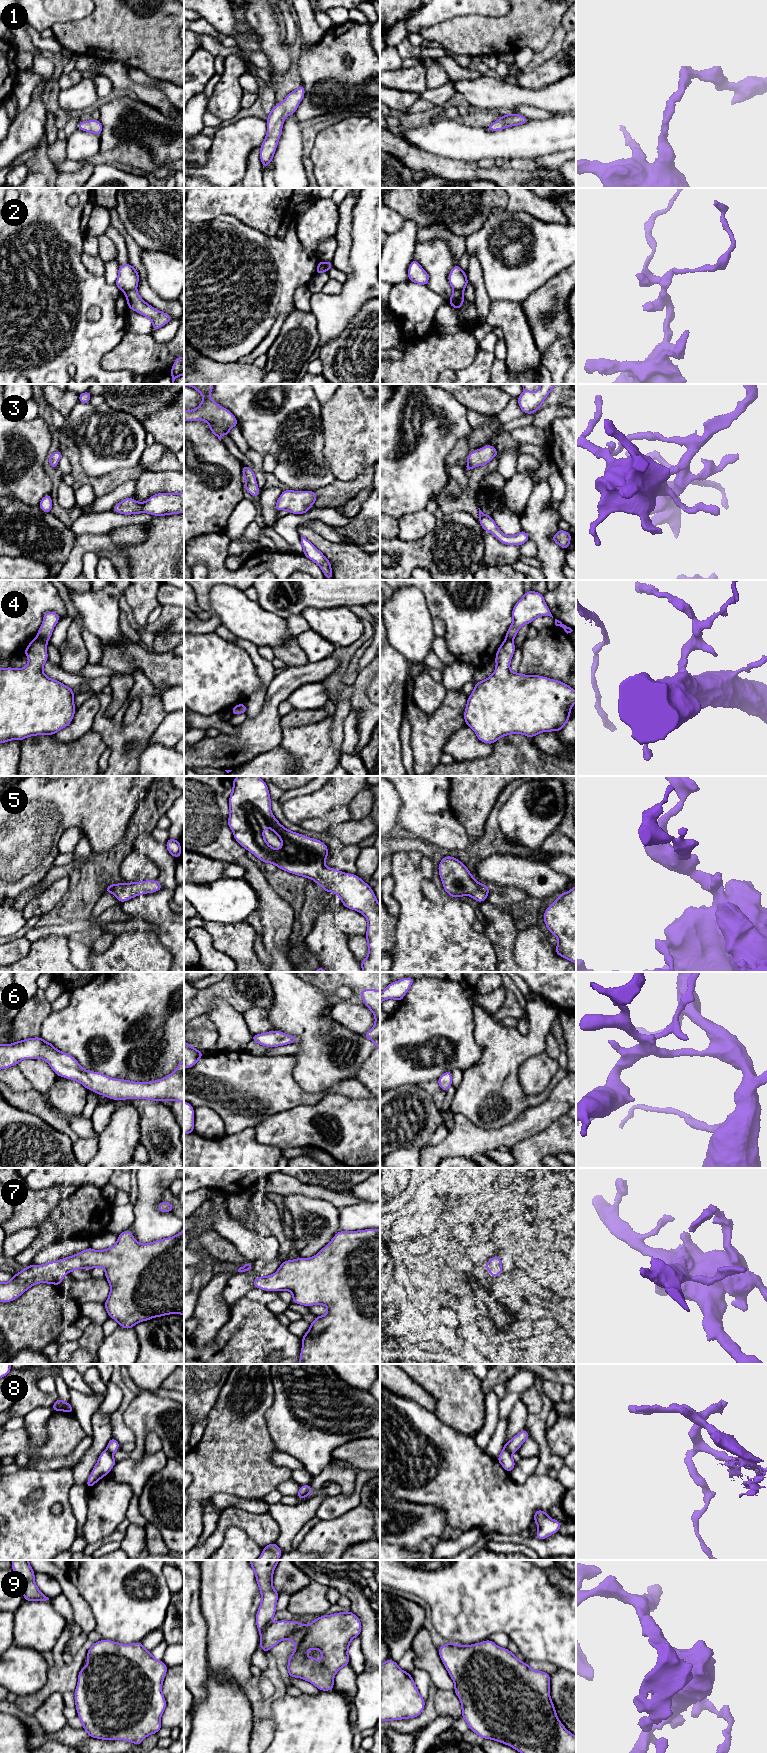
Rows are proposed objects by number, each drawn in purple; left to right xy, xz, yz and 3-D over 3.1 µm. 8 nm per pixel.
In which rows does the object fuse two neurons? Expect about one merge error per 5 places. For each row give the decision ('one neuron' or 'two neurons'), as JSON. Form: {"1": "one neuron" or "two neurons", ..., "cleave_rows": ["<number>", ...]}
{"1": "one neuron", "2": "two neurons", "3": "one neuron", "4": "two neurons", "5": "one neuron", "6": "one neuron", "7": "one neuron", "8": "two neurons", "9": "one neuron", "cleave_rows": ["2", "4", "8"]}

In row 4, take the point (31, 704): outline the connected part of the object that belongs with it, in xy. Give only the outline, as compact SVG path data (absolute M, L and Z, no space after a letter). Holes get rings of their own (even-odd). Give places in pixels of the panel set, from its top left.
M40 638L32 639L24 651L29 660L25 667L0 669L0 743L22 741L29 736L54 735L67 727L74 717L74 690L48 678L43 672L48 660L47 643Z

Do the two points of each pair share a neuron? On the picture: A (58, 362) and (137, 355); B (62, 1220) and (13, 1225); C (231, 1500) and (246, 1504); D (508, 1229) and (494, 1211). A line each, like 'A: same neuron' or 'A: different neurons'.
A: different neurons
B: different neurons
C: same neuron
D: different neurons

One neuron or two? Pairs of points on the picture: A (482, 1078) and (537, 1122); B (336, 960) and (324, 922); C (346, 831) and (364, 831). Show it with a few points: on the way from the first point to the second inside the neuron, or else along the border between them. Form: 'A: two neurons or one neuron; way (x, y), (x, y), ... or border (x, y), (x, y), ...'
A: two neurons; border (545, 1100), (529, 1107), (512, 1122), (505, 1125)
B: one neuron; way (332, 951), (324, 940), (324, 931)
C: one neuron; way (350, 831), (360, 831)

